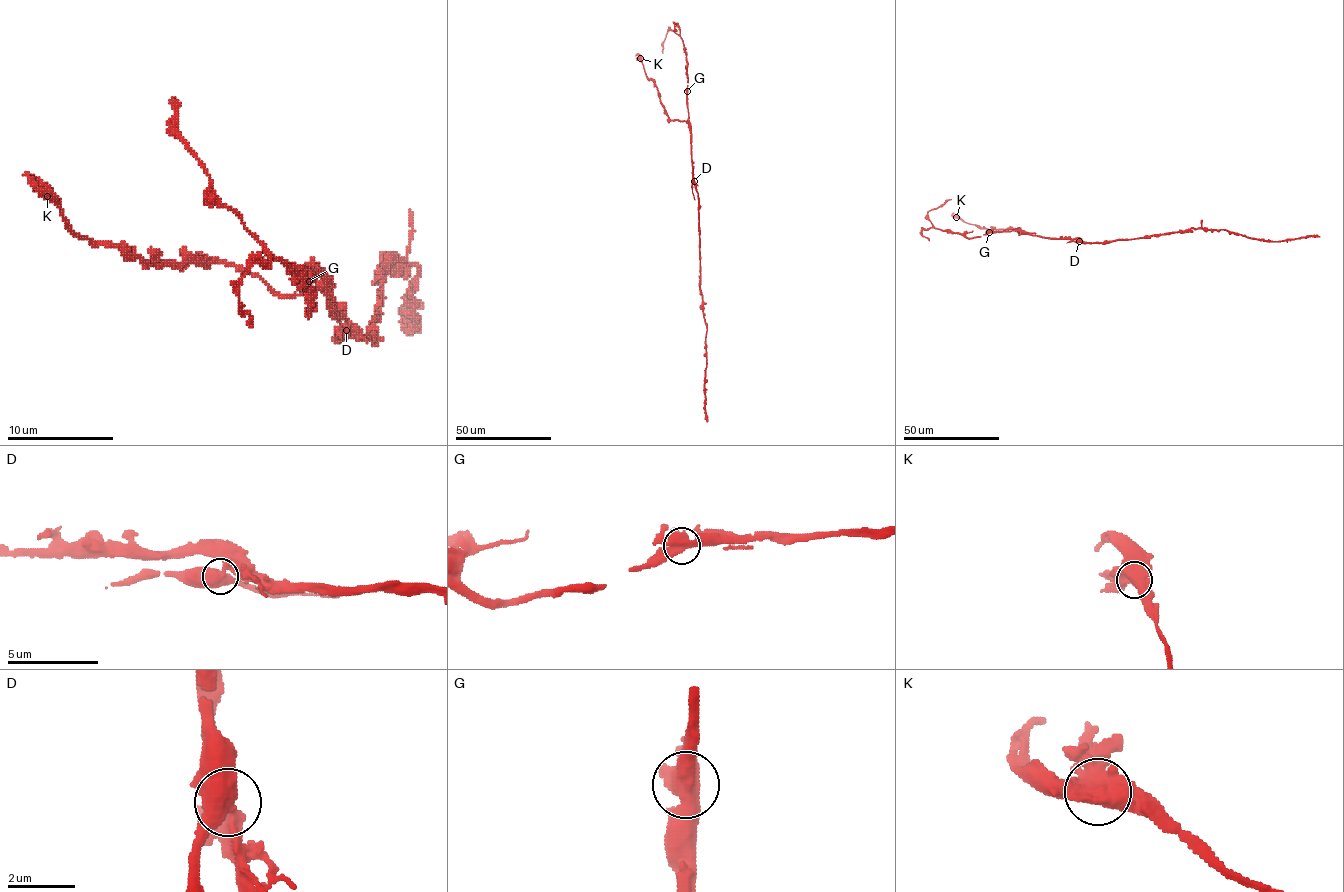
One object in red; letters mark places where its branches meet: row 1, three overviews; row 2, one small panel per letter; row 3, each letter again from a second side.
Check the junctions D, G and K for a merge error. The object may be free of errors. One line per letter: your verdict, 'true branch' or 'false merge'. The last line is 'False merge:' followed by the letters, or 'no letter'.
D: false merge
G: true branch
K: true branch
False merge: D

